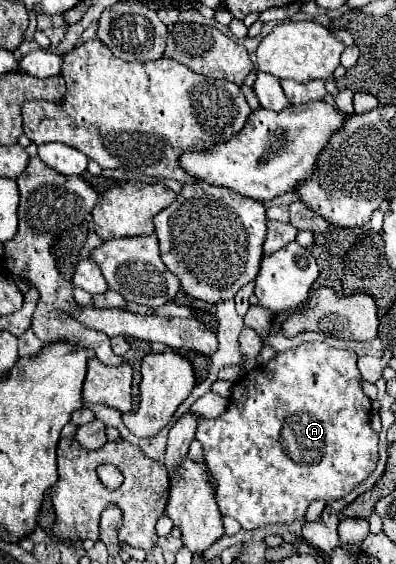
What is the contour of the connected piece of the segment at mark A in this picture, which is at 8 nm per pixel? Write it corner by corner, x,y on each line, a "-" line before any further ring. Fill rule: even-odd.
304,342
292,350
278,352
268,364
246,372
242,376
242,380
238,380
234,384
234,388
230,392
230,404
224,410
224,414
220,414
218,418
198,416
196,440
202,444
206,466
218,482
216,502
218,502
218,508
224,516
232,516
234,520
238,520
244,530
256,530
256,528
264,528
264,526
272,526
272,524
292,524
294,520
304,518
310,502
314,502
314,500
322,500
322,502
340,500
340,498
348,496
358,484
362,484
372,474
372,470
378,464
378,434
370,426
372,404
368,404
368,396
362,392
362,386
360,386
362,376
358,372
356,358
358,356
352,350
340,350
340,348
334,348
326,342

